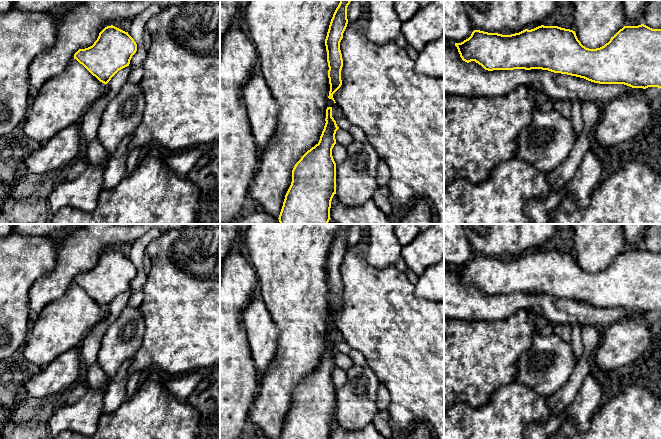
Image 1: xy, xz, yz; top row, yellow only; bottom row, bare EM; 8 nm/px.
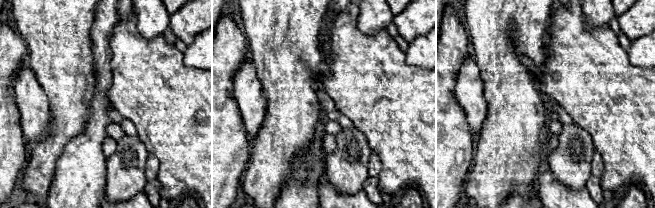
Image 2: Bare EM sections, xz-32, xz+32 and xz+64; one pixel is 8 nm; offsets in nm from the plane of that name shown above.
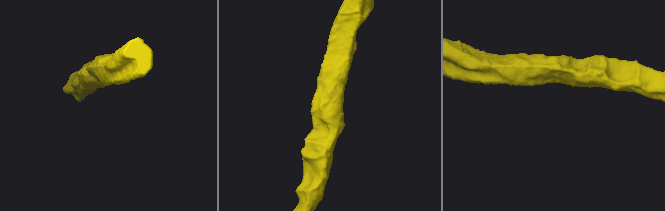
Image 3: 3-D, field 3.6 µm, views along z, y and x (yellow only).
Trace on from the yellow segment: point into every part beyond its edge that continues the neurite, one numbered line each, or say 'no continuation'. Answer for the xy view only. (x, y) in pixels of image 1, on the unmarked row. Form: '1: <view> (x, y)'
1: xy (62, 324)

